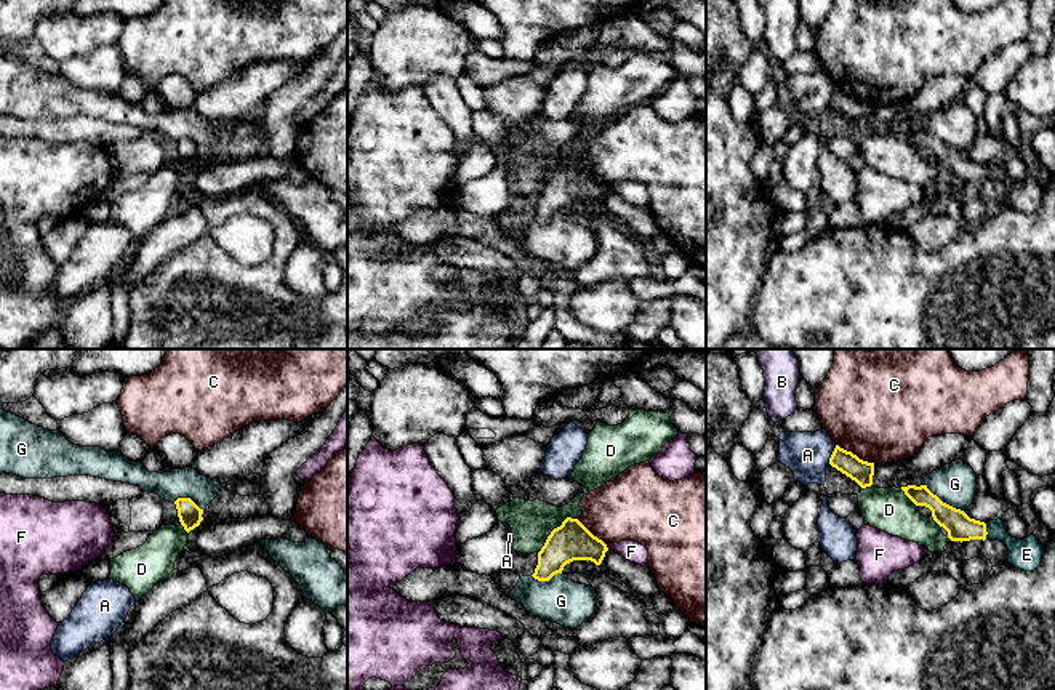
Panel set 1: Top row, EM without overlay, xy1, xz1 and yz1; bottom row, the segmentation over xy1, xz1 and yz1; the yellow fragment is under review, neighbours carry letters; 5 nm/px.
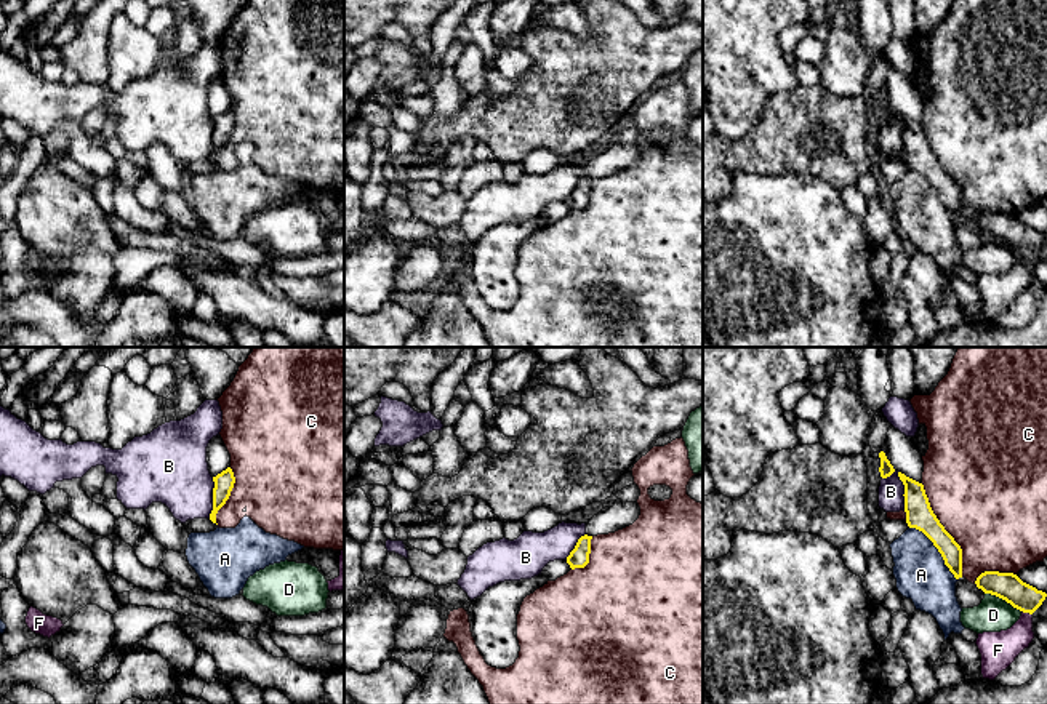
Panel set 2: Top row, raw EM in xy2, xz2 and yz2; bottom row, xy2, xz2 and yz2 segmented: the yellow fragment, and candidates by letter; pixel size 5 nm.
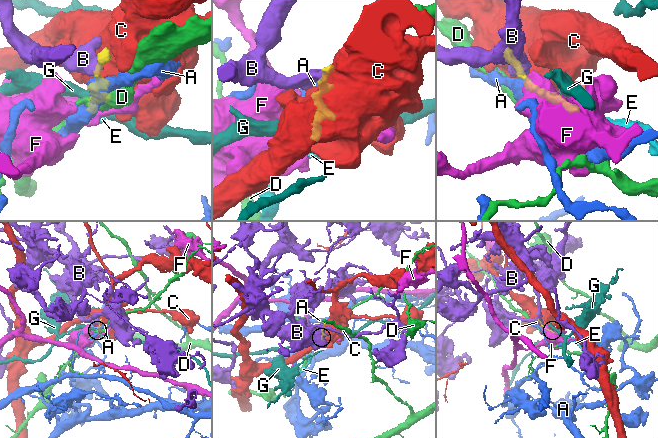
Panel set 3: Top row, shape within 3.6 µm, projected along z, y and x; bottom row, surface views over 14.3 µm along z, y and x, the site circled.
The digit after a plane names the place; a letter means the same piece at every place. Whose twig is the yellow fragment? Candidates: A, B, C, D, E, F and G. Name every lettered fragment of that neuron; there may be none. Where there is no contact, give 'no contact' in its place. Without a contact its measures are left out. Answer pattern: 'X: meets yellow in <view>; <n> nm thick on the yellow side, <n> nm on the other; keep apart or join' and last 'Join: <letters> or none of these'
A: meets yellow in yz2; 140 nm thick on the yellow side, 260 nm on the other; keep apart
B: meets yellow in yz2; 140 nm thick on the yellow side, 130 nm on the other; keep apart
C: meets yellow in yz2; 140 nm thick on the yellow side, 500 nm on the other; keep apart
D: meets yellow in xz1; 190 nm thick on the yellow side, 220 nm on the other; keep apart
E: meets yellow in yz1; 140 nm thick on the yellow side, 160 nm on the other; join
F: meets yellow in yz2; 140 nm thick on the yellow side, 180 nm on the other; keep apart
G: meets yellow in yz1; 140 nm thick on the yellow side, 220 nm on the other; keep apart
Join: E

